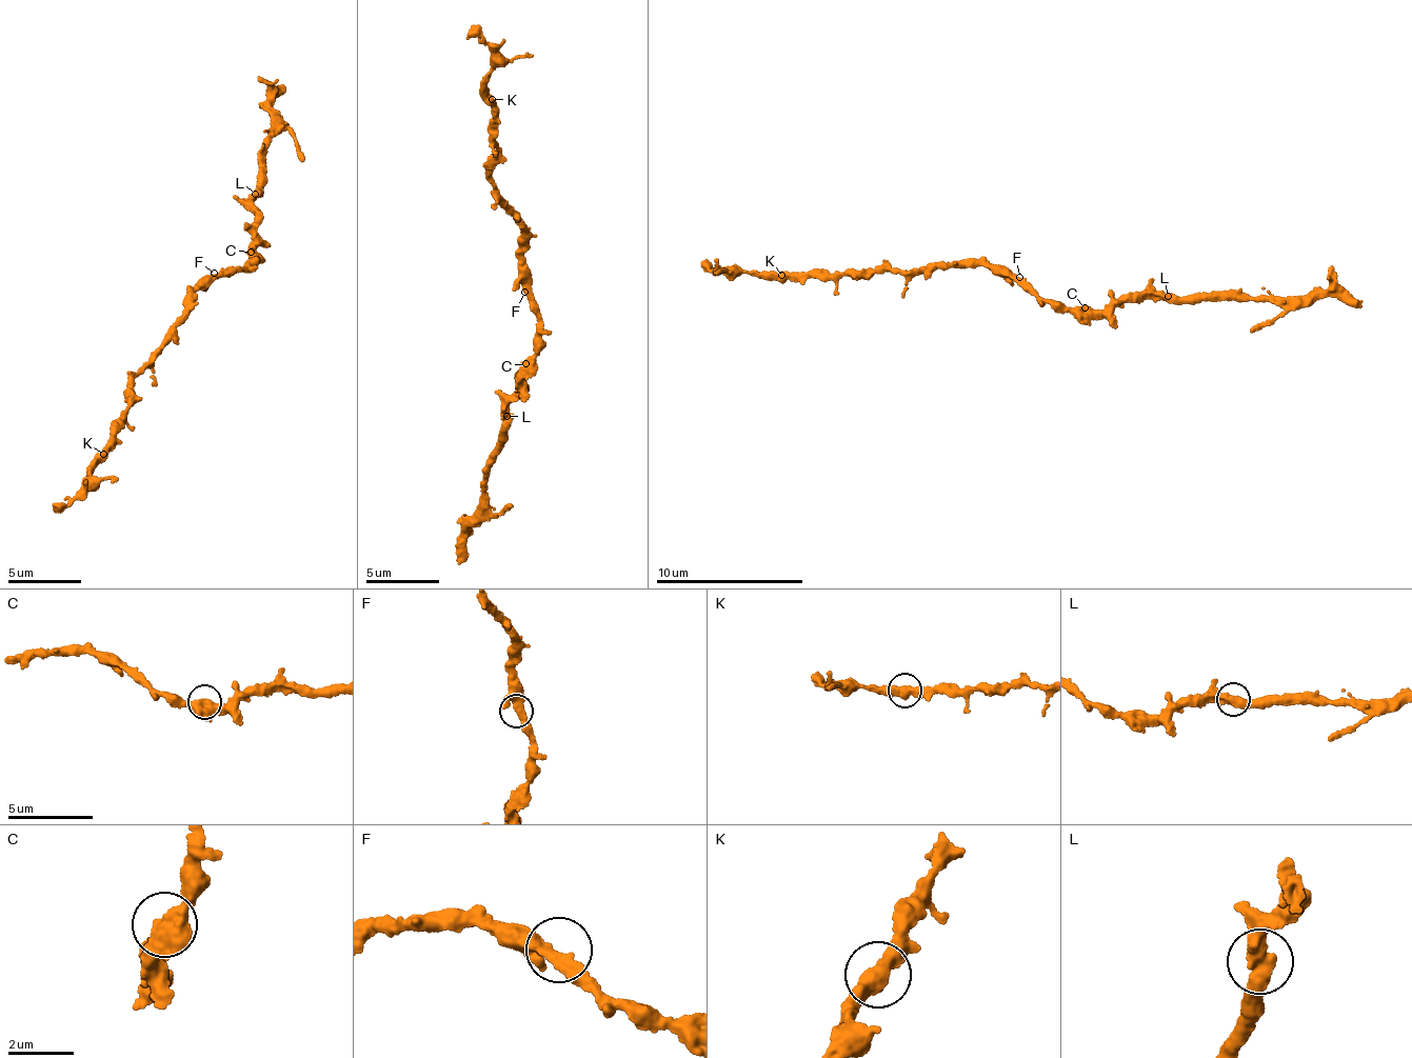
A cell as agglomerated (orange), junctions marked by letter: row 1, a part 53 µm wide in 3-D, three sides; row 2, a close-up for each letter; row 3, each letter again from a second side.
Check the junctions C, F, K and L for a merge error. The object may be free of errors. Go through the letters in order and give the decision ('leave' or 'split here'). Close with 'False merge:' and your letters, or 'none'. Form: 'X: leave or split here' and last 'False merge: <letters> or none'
C: leave
F: leave
K: leave
L: leave
False merge: none

